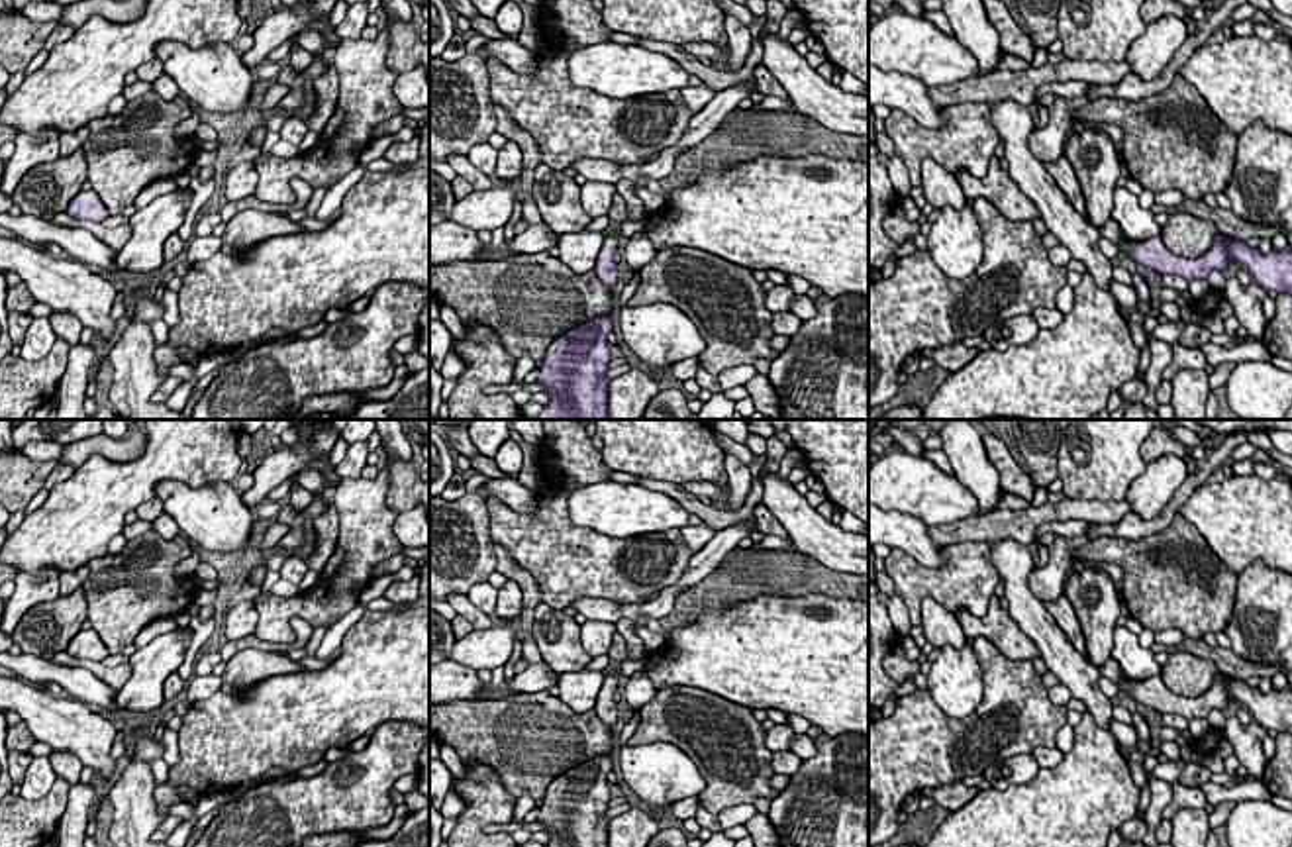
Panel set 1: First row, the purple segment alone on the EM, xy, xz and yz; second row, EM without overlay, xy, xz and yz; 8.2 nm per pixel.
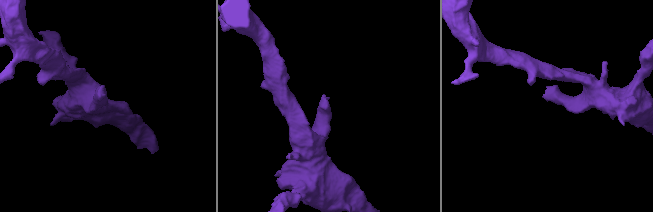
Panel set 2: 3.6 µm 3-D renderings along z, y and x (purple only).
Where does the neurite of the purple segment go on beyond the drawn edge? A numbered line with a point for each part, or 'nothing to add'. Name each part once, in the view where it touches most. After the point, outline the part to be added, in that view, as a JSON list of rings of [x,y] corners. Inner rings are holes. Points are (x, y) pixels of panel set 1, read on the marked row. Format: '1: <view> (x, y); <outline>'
1: yz (1110, 230); [[[1116,220],[1106,222],[1102,227],[1098,227],[1098,231],[1102,237],[1110,239],[1118,247],[1118,251],[1125,253],[1127,257],[1133,257],[1137,253],[1139,241],[1123,239]]]

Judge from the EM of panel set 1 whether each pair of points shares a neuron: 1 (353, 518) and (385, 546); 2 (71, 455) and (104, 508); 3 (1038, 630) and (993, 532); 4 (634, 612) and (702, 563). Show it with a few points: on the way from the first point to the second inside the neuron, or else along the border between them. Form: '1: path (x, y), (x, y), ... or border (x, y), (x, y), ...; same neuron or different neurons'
1: path (361, 526), (377, 542); same neuron
2: border (124, 461), (91, 455), (77, 469); different neurons
3: border (987, 540), (1016, 540), (1026, 546); different neurons
4: path (651, 608), (657, 608), (685, 581); same neuron

